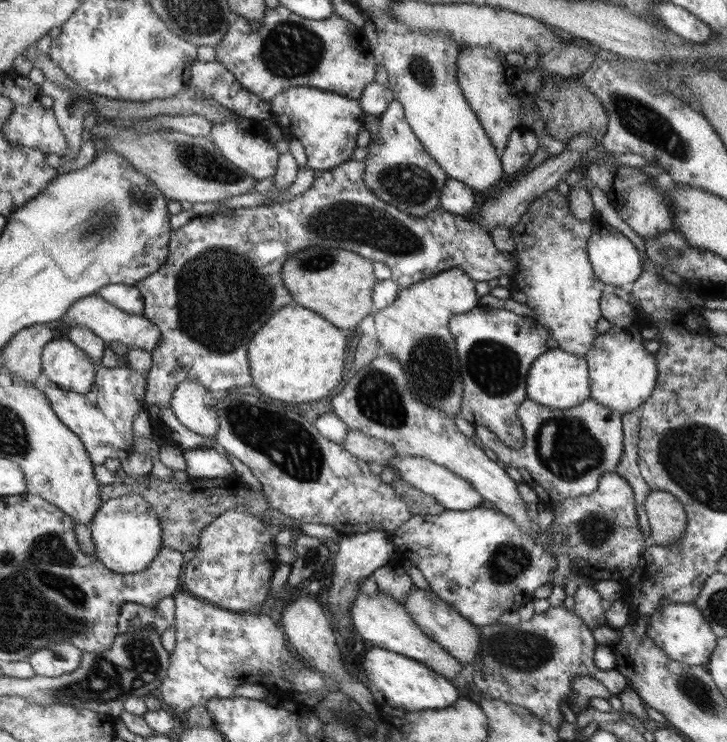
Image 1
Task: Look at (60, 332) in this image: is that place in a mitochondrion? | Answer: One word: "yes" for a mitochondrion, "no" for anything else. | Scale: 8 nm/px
no

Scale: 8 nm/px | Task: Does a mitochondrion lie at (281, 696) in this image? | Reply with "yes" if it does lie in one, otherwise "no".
no

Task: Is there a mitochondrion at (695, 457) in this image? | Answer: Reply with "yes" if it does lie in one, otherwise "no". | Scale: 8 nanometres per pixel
yes

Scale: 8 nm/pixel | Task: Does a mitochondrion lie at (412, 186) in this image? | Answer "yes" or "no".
yes

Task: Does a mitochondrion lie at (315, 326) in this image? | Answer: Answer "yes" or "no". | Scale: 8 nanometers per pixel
no

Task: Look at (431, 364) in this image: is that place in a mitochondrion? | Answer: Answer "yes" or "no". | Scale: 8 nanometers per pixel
yes

